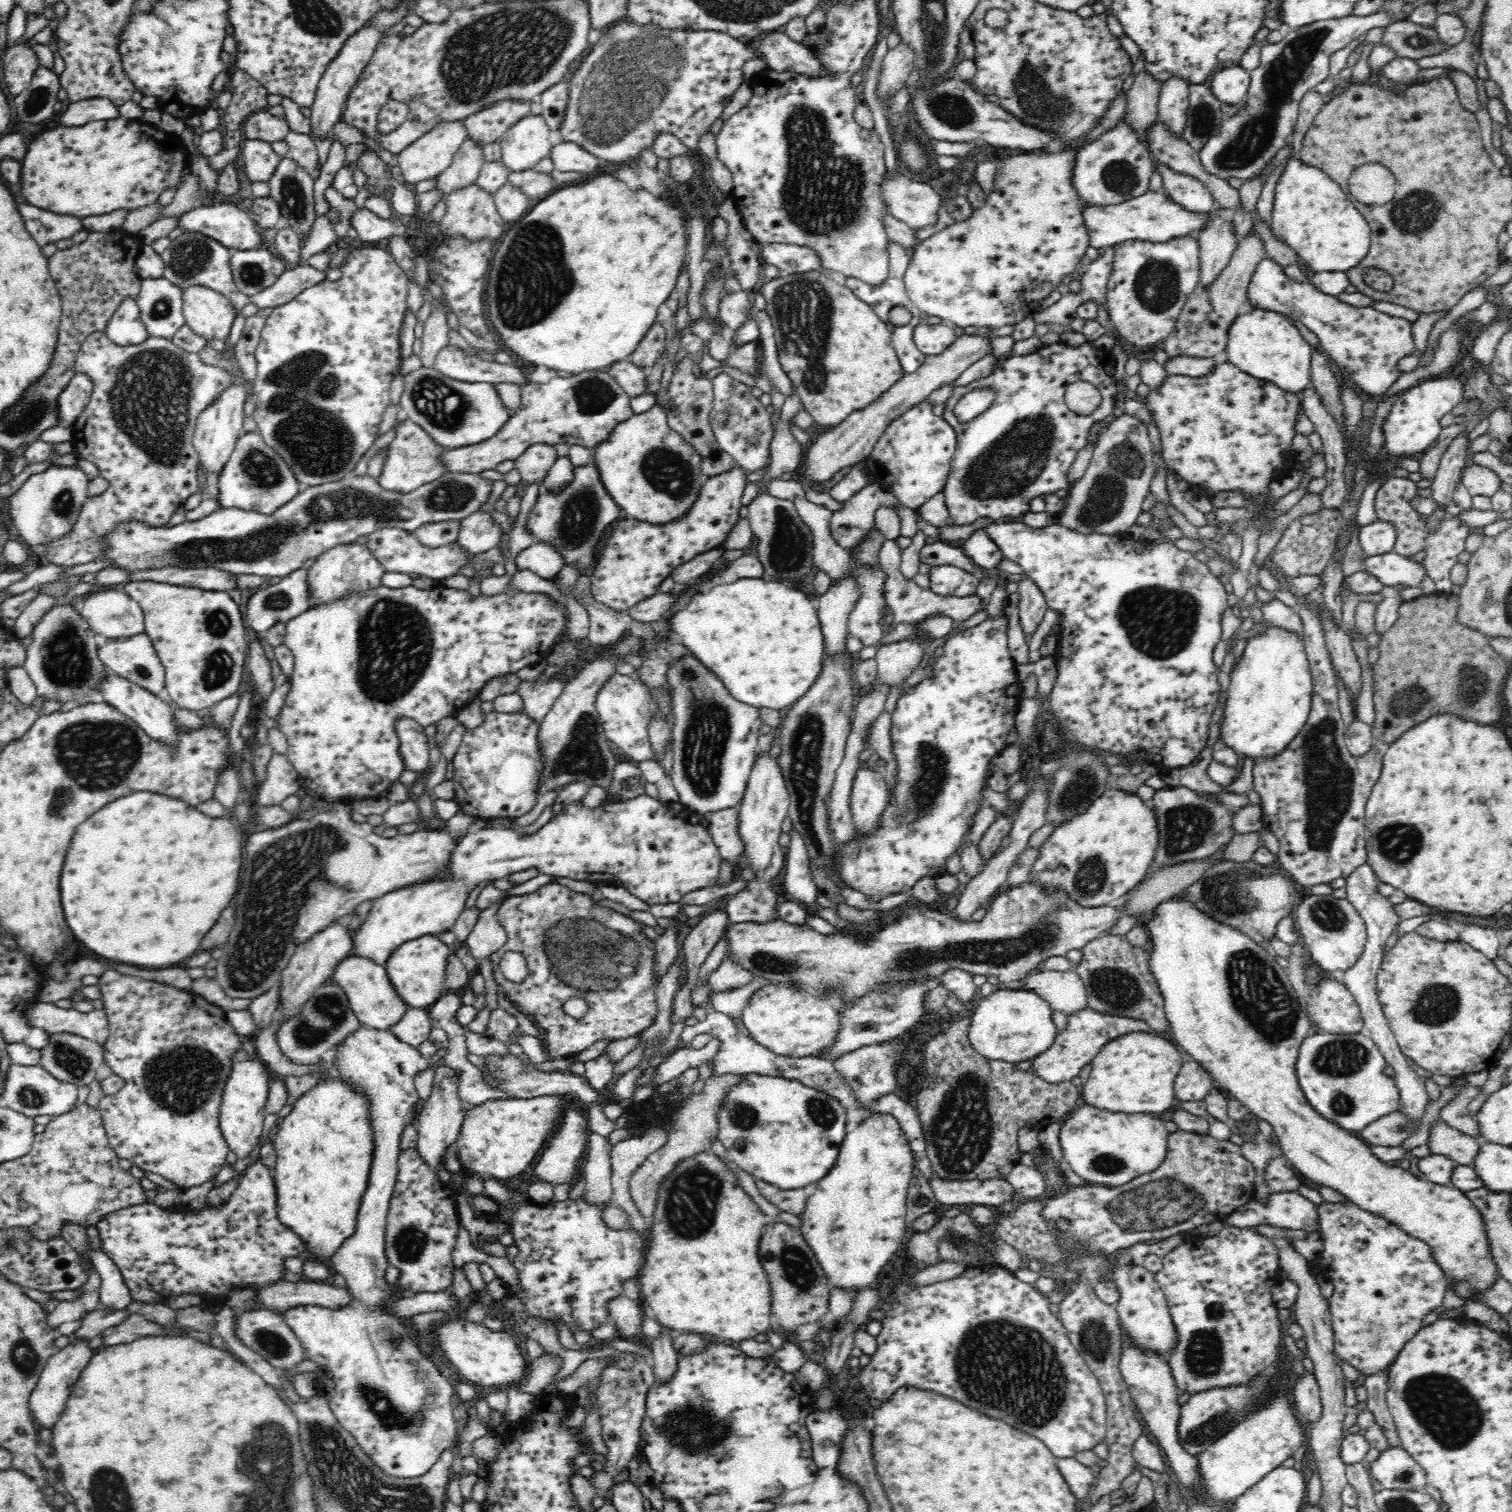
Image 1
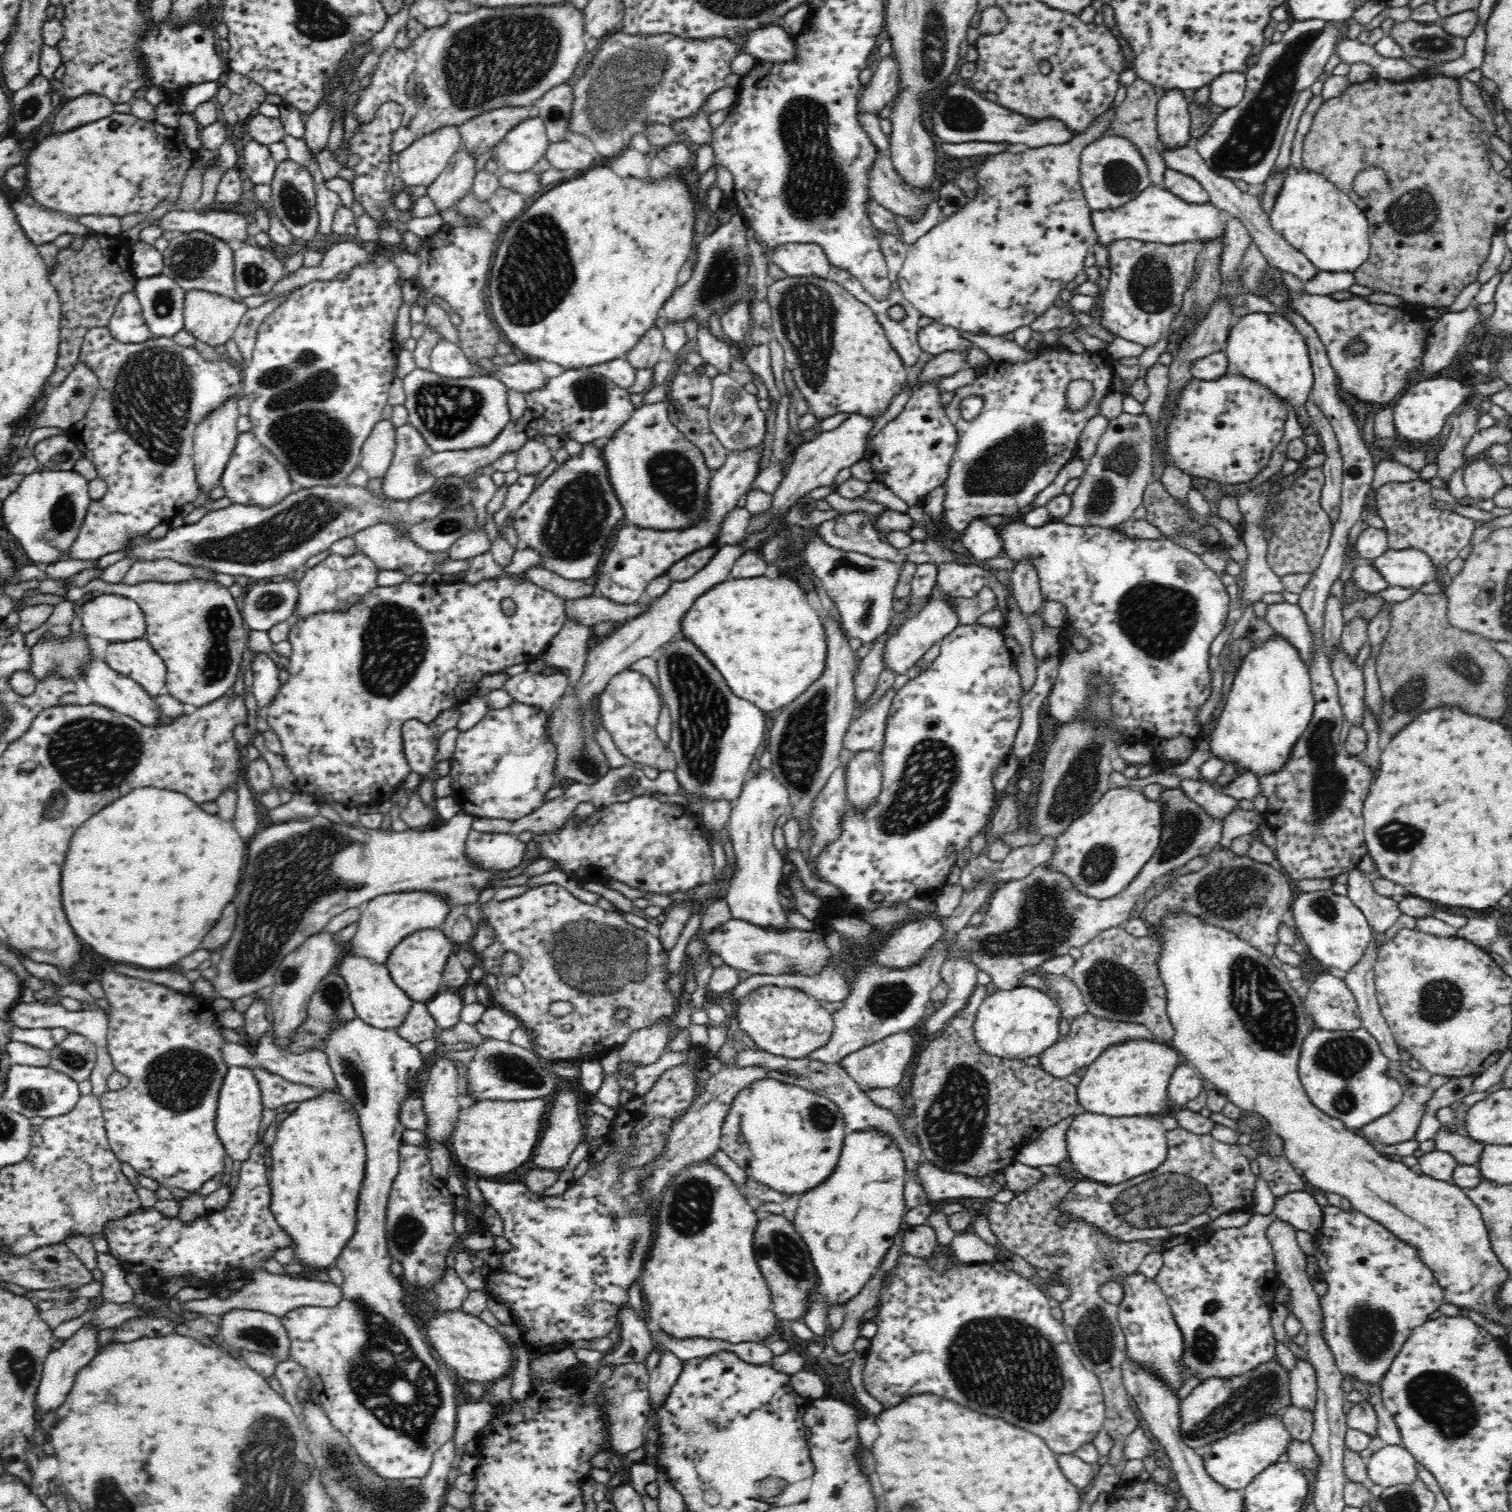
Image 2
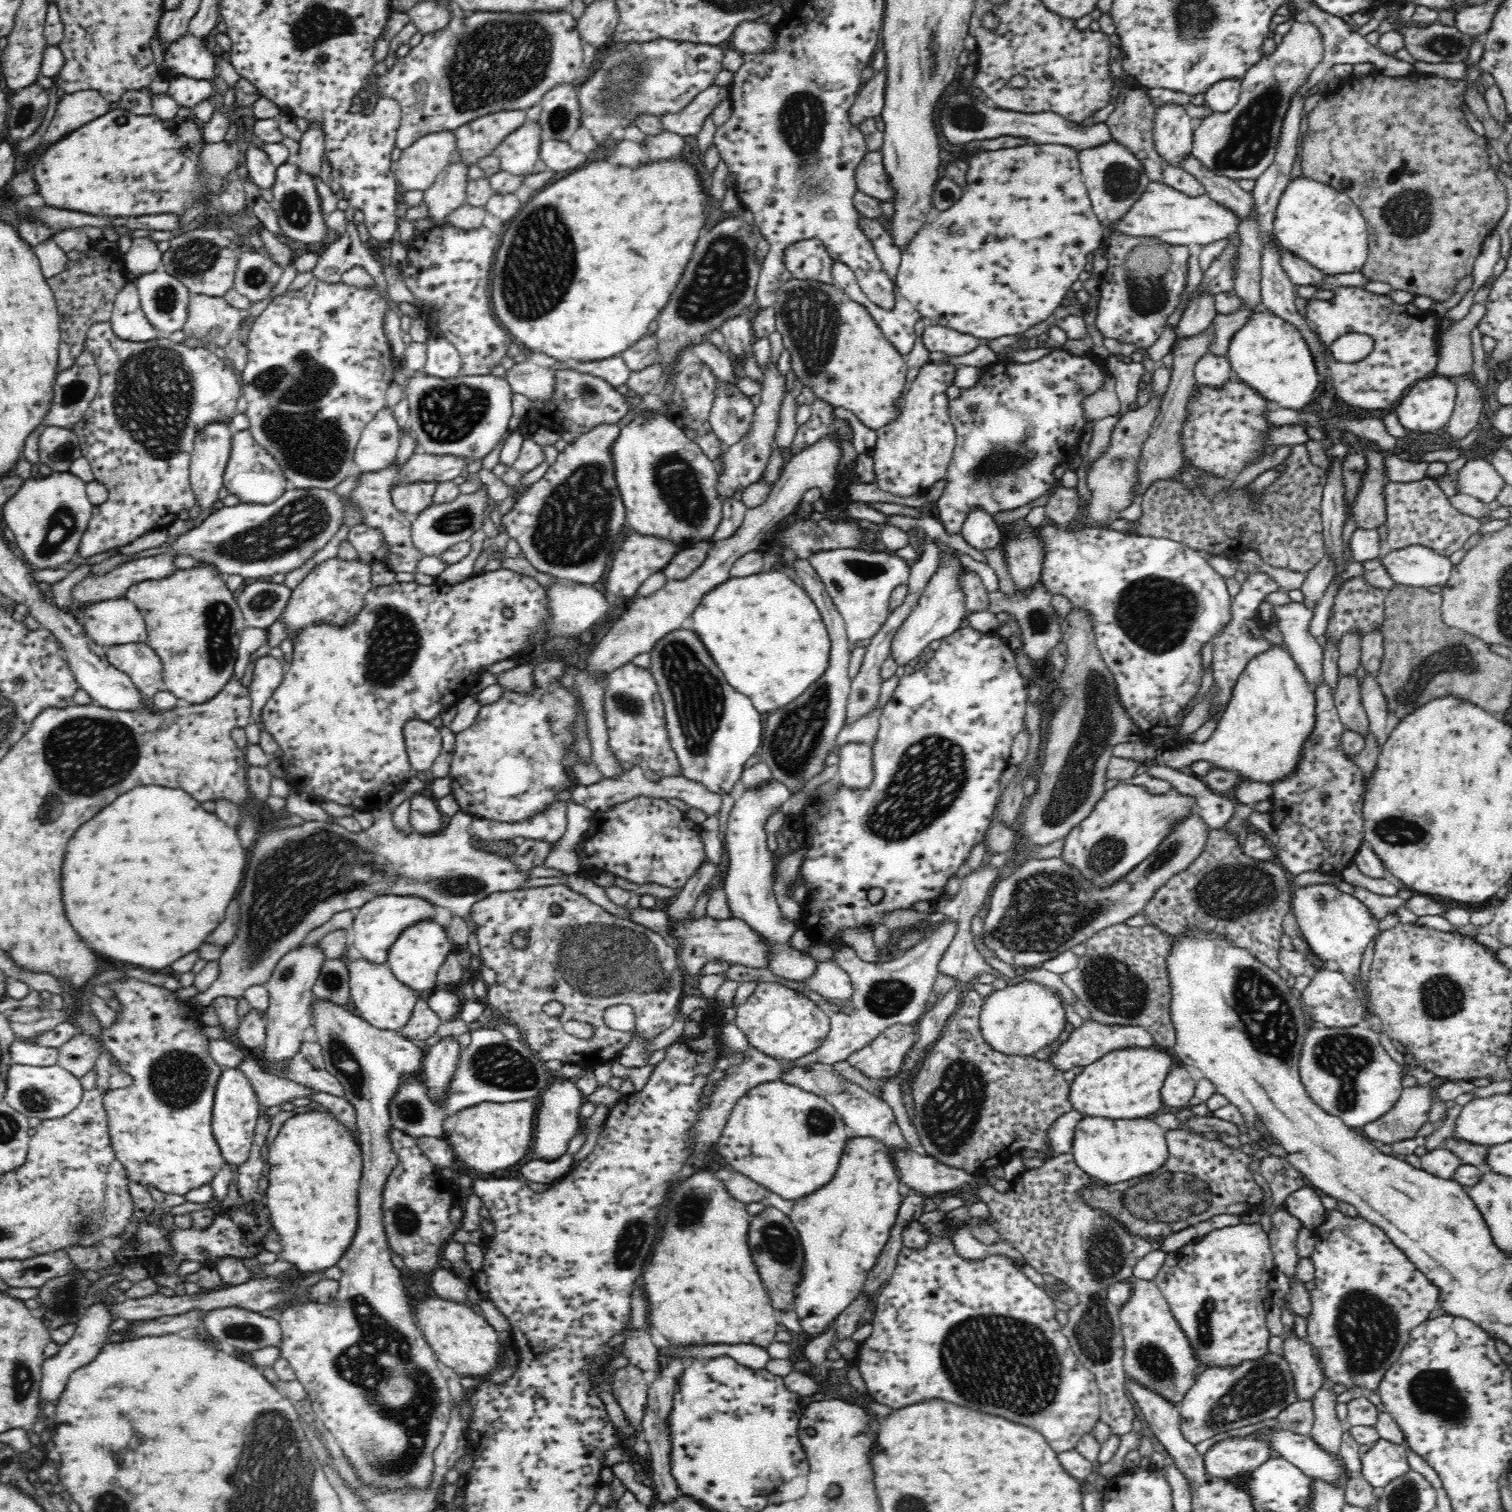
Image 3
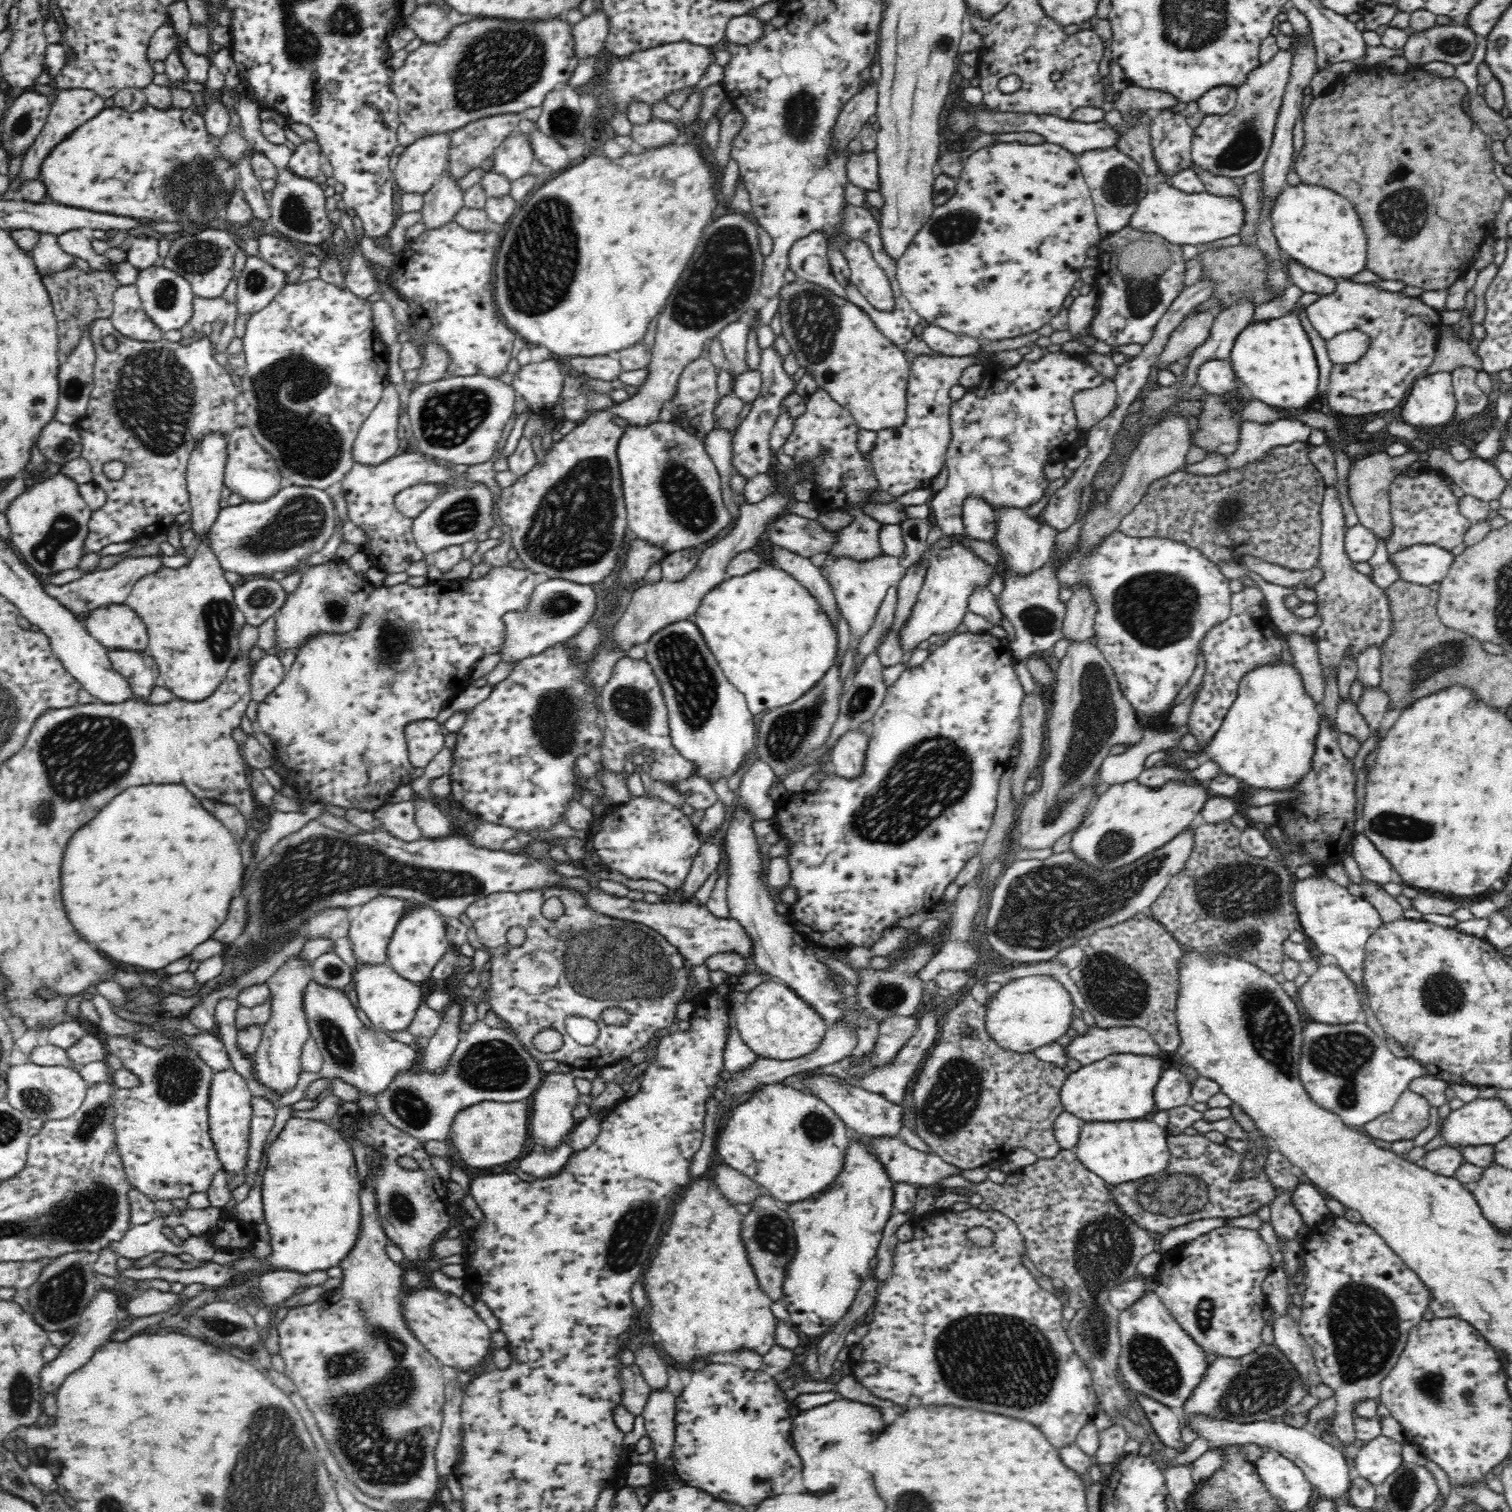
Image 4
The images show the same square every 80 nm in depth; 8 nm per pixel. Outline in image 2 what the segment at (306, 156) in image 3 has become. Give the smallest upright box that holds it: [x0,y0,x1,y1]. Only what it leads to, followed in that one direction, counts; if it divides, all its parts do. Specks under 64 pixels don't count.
[303,106,332,156]

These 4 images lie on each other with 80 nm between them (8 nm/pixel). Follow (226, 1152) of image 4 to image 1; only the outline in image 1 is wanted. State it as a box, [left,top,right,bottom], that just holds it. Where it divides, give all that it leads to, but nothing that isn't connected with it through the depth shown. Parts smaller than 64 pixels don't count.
[219,1037,271,1159]

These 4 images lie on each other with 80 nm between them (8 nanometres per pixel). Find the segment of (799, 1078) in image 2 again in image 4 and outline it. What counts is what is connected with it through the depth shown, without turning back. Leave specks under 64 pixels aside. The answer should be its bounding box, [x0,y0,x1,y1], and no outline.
[801,1072,904,1140]

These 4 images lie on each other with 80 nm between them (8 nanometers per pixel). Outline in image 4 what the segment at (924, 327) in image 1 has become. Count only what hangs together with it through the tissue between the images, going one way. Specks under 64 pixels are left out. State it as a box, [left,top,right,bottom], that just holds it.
[921,325,981,357]

